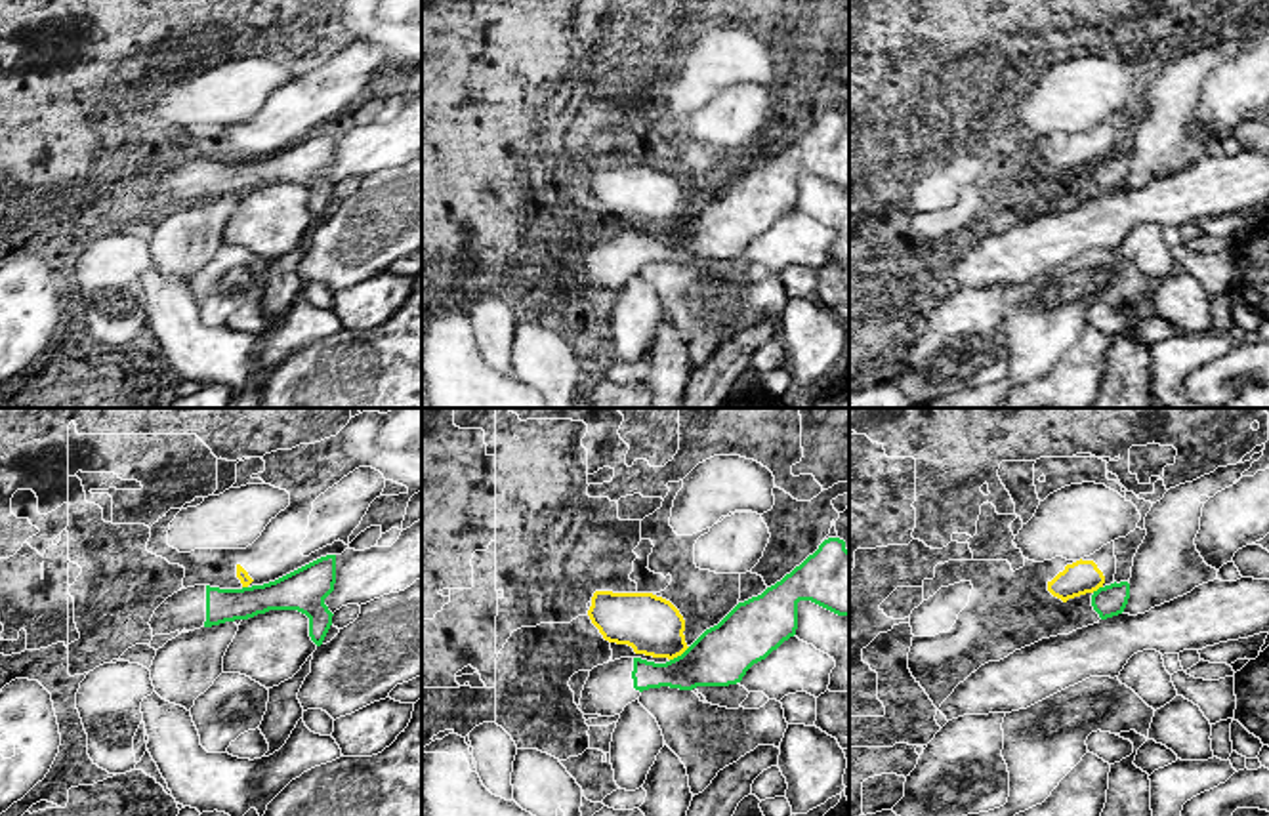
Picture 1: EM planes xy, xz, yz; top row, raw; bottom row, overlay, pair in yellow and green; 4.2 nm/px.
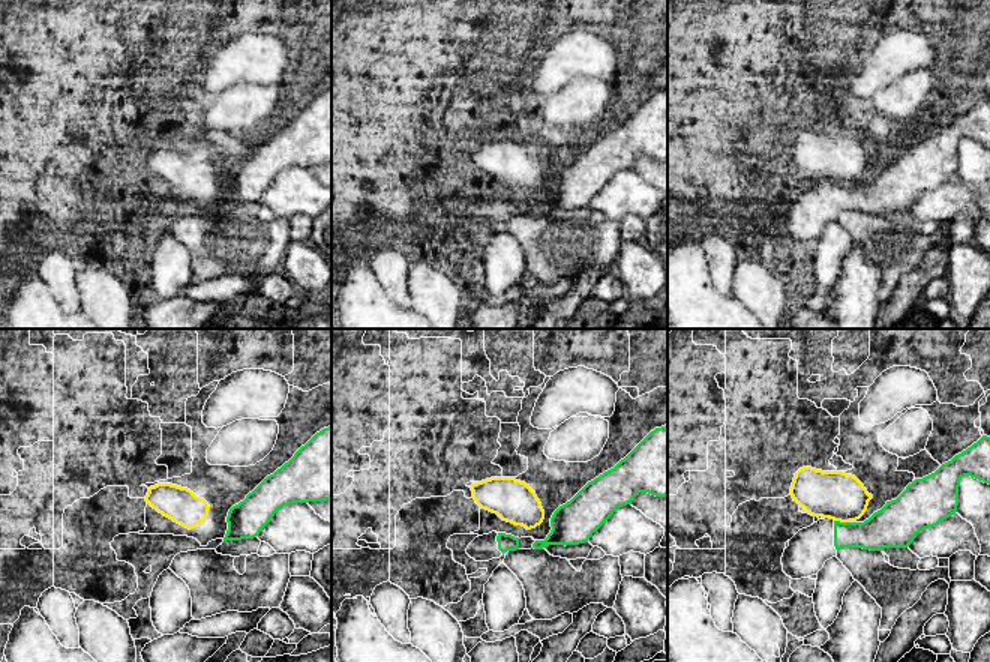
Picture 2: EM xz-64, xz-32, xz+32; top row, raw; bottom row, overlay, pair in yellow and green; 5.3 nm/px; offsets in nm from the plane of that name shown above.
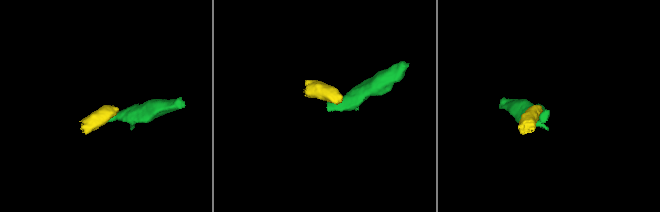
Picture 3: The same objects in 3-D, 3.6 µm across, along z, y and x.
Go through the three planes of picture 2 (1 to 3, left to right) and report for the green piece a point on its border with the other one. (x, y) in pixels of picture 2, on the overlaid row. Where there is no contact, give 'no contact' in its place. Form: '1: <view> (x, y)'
1: no contact
2: no contact
3: xz+32 (842, 521)

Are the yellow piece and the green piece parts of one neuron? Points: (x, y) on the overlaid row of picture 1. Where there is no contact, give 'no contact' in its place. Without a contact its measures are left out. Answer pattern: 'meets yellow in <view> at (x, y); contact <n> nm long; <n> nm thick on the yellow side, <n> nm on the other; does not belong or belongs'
meets yellow in xz at (680, 654); contact 110 nm long; 240 nm thick on the yellow side, 240 nm on the other; does not belong

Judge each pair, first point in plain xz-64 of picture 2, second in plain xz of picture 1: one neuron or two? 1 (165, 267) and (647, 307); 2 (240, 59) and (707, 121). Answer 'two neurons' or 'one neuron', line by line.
1: one neuron
2: two neurons

